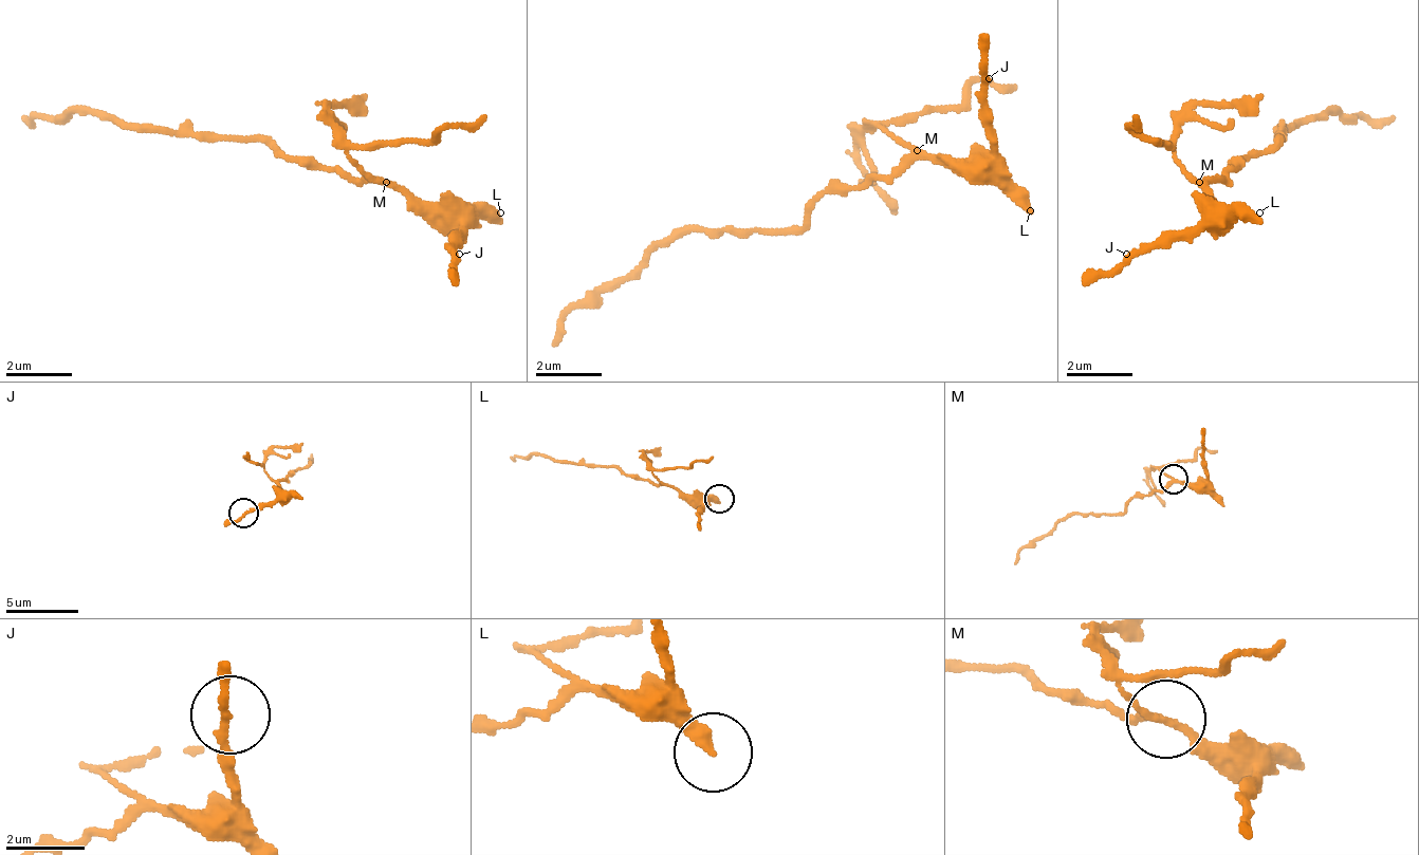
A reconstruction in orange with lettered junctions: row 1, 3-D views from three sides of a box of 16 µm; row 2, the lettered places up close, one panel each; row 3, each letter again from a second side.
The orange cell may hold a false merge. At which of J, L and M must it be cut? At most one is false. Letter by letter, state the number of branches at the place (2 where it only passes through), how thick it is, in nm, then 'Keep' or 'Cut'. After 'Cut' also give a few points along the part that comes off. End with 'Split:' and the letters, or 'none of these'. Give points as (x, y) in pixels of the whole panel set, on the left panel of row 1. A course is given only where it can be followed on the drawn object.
J: Branches: 2. Thickness 200 nm. Keep
L: Branches: 1. Thickness 400 nm. Keep
M: Branches: 3. Thickness 180 nm. Cut. Course of the part to remove: (384, 180), (351, 154), (360, 146), (450, 130), (483, 113)
Split: M

